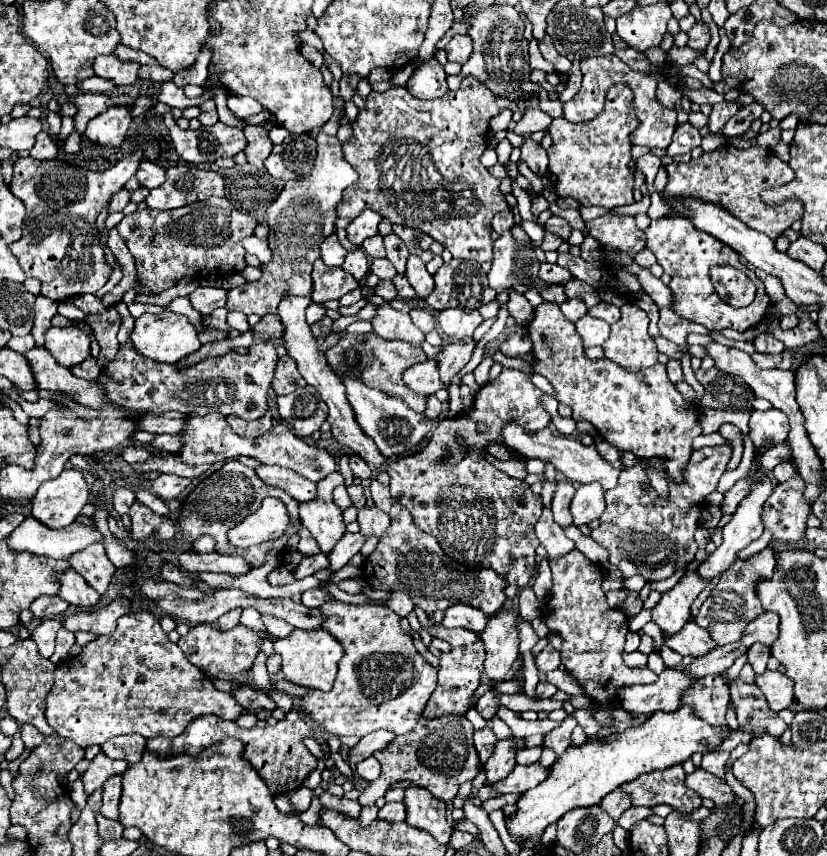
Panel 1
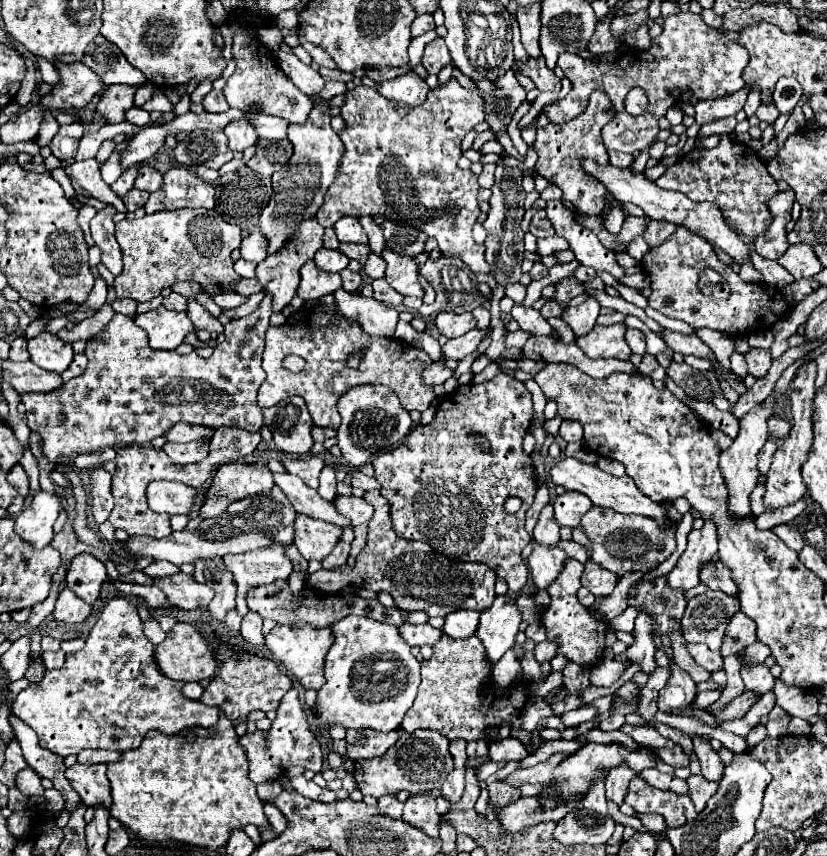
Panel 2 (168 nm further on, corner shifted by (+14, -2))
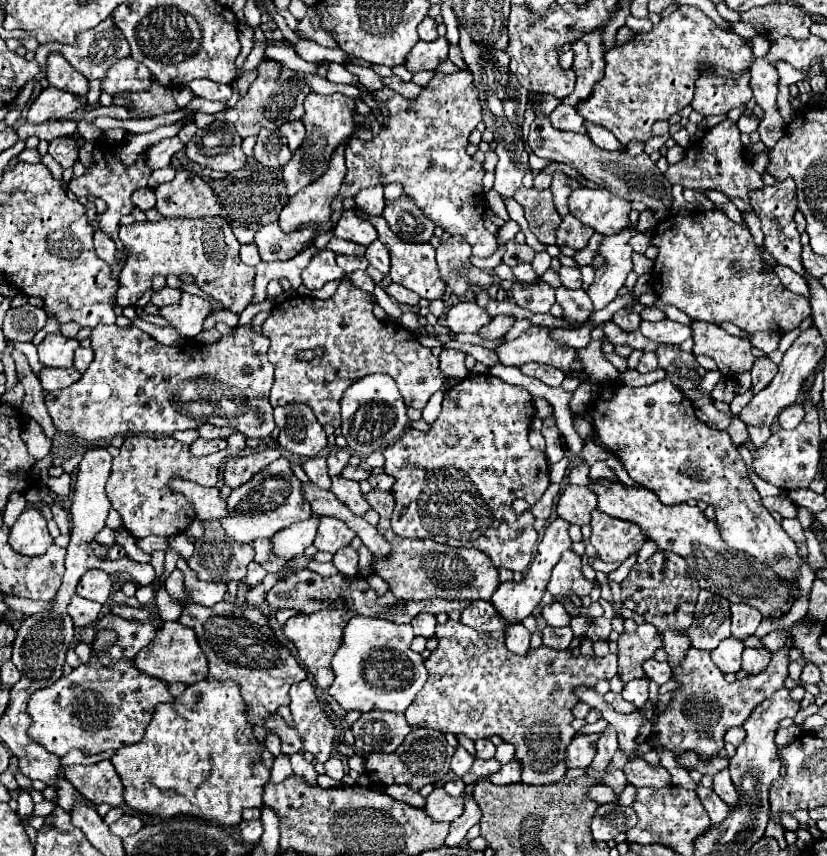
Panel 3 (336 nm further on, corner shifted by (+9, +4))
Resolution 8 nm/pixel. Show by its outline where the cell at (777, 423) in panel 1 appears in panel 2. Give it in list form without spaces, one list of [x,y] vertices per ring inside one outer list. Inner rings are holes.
[[[771,416],[769,418],[769,432],[771,432],[773,438],[781,440],[781,438],[785,438],[789,434],[789,430],[791,430],[791,422],[789,420],[785,420],[781,416]]]

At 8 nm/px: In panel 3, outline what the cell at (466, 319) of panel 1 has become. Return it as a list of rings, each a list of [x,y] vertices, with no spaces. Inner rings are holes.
[[[458,302],[446,312],[446,324],[452,332],[478,332],[488,322],[488,312],[476,302]]]

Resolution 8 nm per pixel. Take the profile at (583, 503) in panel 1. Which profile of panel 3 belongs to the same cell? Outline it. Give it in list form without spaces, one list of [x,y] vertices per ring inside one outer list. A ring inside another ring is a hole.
[[[566,486],[556,504],[556,512],[570,524],[584,526],[590,522],[590,514],[596,508],[596,498],[598,496],[594,496],[588,486]]]

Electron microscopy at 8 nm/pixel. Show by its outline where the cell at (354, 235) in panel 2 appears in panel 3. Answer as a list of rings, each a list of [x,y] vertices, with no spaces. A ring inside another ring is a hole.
[[[354,208],[346,210],[342,214],[342,218],[336,222],[334,236],[342,238],[342,240],[356,242],[356,244],[362,244],[362,246],[368,246],[368,244],[372,244],[378,238],[376,228],[368,220],[360,218]]]

